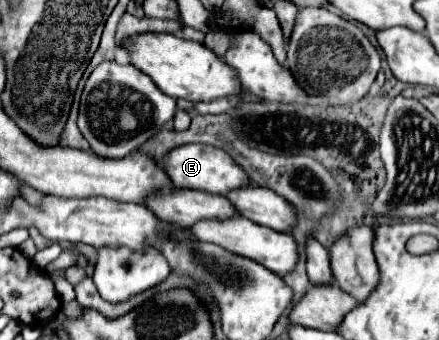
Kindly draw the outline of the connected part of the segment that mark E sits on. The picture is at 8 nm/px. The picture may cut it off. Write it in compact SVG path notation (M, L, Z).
M187 144L187 146L179 146L171 150L167 158L163 158L163 170L169 176L169 180L173 182L173 186L203 190L203 192L221 194L221 196L225 196L233 188L249 184L247 174L243 174L243 170L239 170L239 166L231 162L229 154L225 154L219 148L207 146L207 144Z

